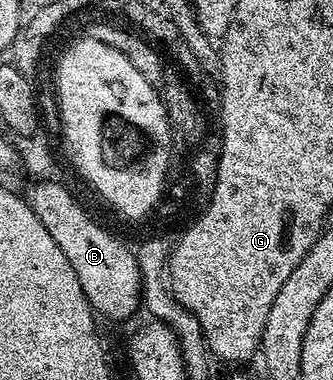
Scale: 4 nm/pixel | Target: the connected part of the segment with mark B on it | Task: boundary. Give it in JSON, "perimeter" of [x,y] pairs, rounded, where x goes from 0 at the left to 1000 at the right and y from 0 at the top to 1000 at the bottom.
{"perimeter":[[[96,482],[75,497],[81,537],[96,547],[96,558],[108,558],[108,568],[120,568],[120,589],[144,600],[144,621],[156,621],[168,642],[180,642],[180,663],[204,674],[204,695],[216,695],[216,716],[228,716],[228,737],[240,737],[240,758],[252,758],[252,779],[282,813],[285,829],[306,834],[309,826],[318,837],[345,837],[348,845],[366,847],[420,816],[411,763],[423,732],[378,658],[276,592],[174,489]]]}

